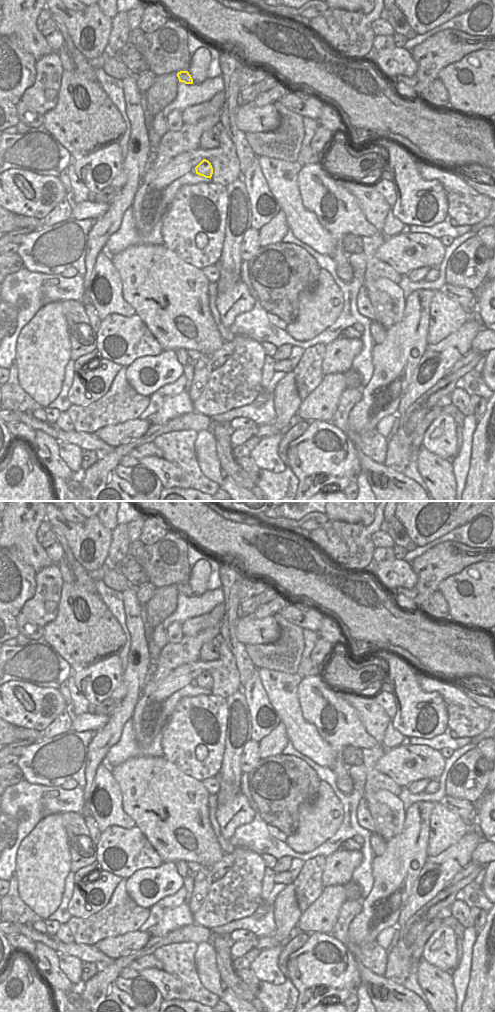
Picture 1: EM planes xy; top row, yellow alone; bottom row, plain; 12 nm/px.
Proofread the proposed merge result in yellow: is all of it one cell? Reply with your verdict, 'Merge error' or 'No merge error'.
No merge error.

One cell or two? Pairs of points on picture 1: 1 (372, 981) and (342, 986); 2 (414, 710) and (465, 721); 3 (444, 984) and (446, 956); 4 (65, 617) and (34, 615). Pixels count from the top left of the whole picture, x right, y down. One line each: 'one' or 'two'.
1: two
2: two
3: two
4: two

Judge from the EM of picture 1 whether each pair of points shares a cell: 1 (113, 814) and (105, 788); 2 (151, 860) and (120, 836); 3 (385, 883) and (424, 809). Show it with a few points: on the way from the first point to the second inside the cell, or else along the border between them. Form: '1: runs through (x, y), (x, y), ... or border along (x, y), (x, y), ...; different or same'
1: runs through (107, 808), (106, 794); same
2: runs through (143, 855), (137, 853), (128, 844); same
3: runs through (400, 865), (413, 841), (416, 827); same

